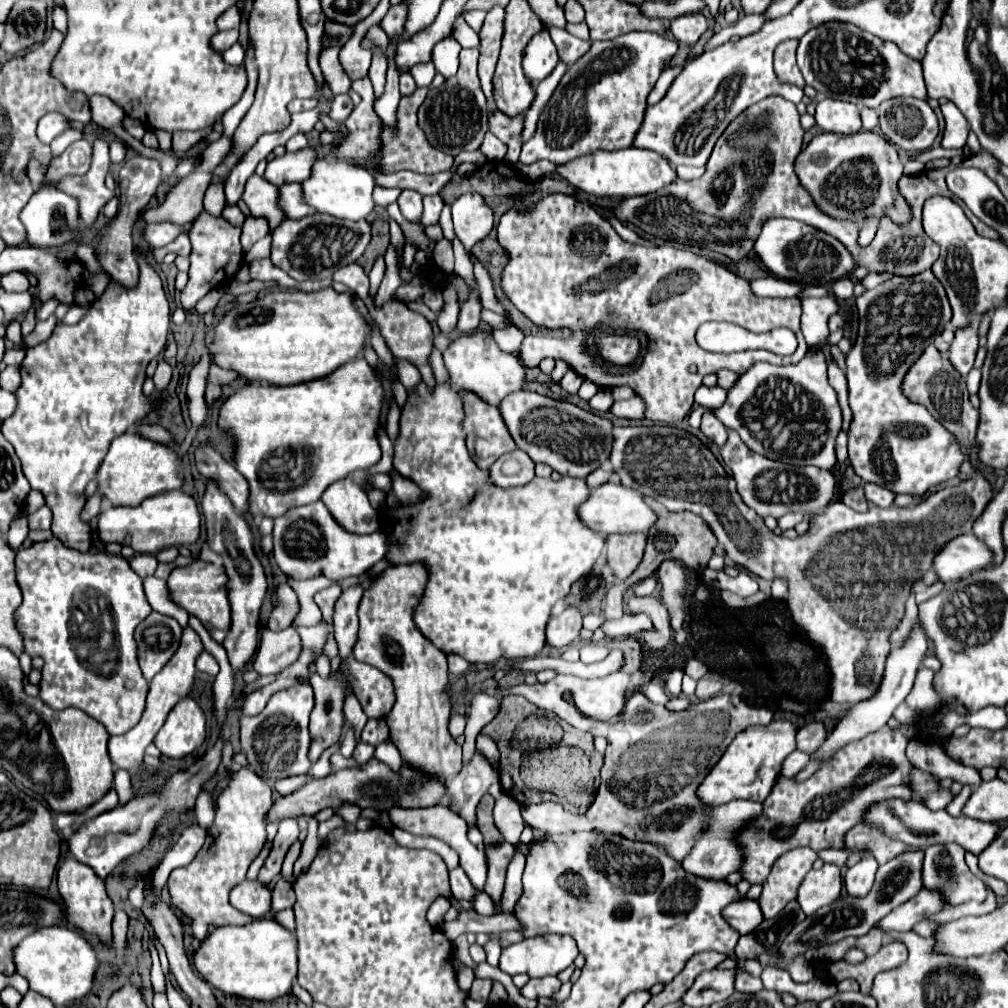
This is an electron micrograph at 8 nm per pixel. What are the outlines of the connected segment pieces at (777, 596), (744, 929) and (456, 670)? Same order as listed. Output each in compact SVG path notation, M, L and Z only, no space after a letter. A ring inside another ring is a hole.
M778 578L774 580L771 587L771 596L774 601L781 600L785 597L788 591L788 585L785 579Z
M740 899L740 901L734 901L730 905L724 907L722 911L722 917L728 921L728 925L732 925L740 935L744 933L750 933L756 925L762 923L762 911L760 907L756 905L756 901L752 899Z
M450 654L447 656L448 669L452 677L459 677L460 675L466 675L468 671L474 671L475 665L466 661L459 655Z

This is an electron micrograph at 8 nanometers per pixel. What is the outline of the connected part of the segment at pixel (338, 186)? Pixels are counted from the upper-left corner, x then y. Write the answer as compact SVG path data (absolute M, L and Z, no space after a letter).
M320 159L312 167L312 175L300 185L302 185L302 201L306 205L314 207L320 213L328 213L340 219L348 219L348 221L364 219L374 207L374 199L372 199L374 177L370 173L364 173L364 169L350 163Z

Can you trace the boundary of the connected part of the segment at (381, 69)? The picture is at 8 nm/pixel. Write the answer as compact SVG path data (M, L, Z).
M372 47L372 65L370 65L368 77L374 85L374 93L378 99L384 91L384 81L386 81L386 59L384 59L384 53L380 47Z

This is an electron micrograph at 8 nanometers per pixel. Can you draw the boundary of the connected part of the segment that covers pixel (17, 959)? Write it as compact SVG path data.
M54 925L38 929L12 949L16 973L28 979L28 985L36 993L44 993L56 1007L72 1003L84 997L92 989L96 971L96 955L92 945L76 931L66 925Z

